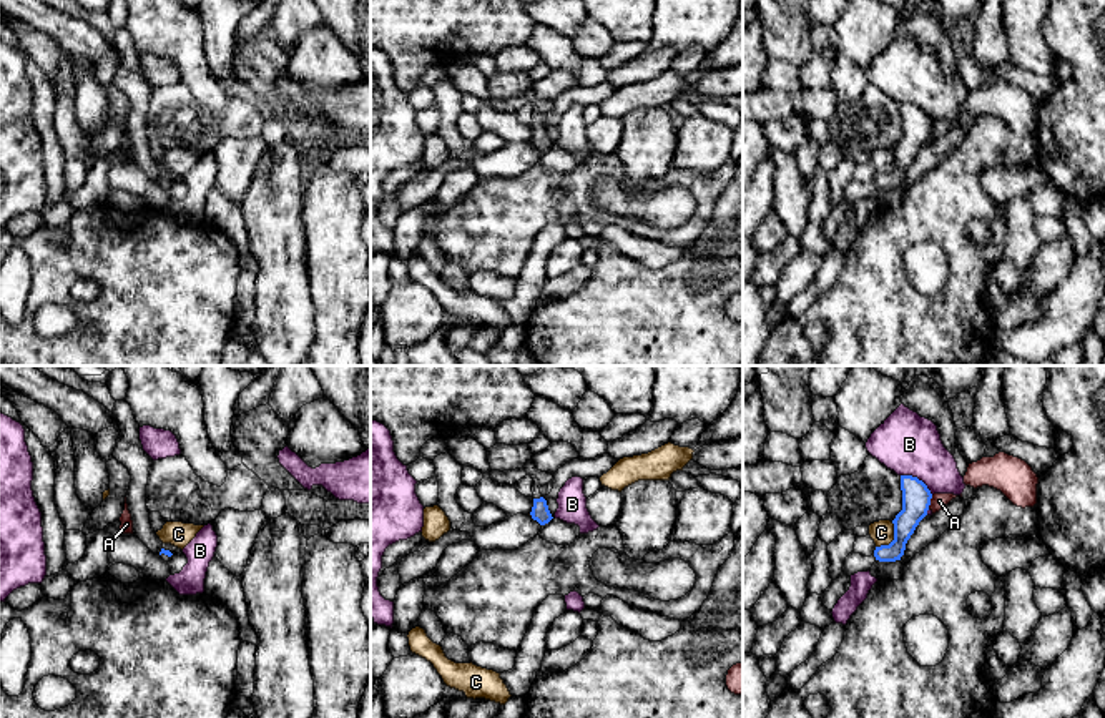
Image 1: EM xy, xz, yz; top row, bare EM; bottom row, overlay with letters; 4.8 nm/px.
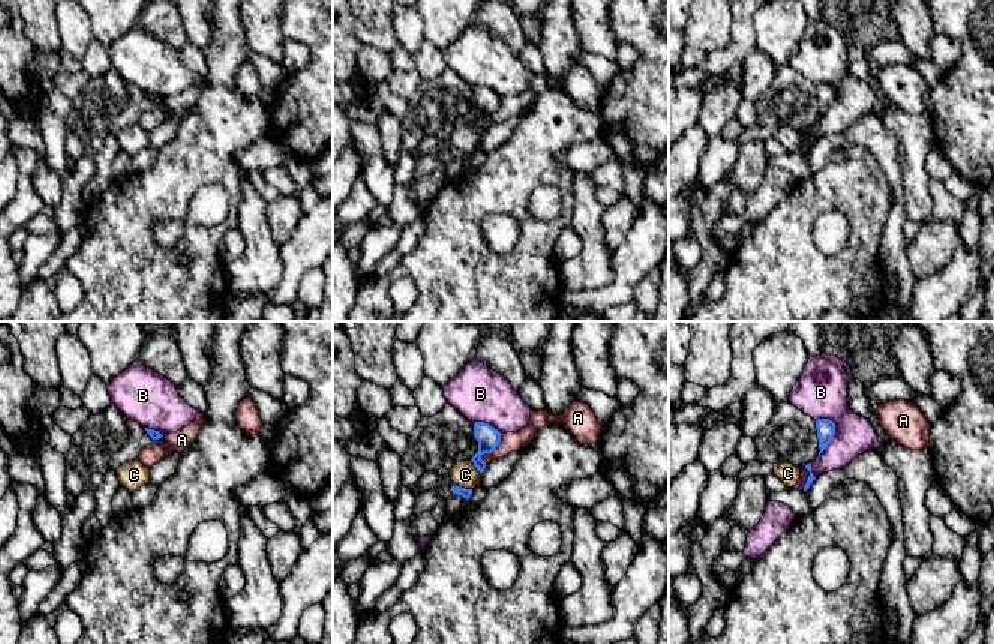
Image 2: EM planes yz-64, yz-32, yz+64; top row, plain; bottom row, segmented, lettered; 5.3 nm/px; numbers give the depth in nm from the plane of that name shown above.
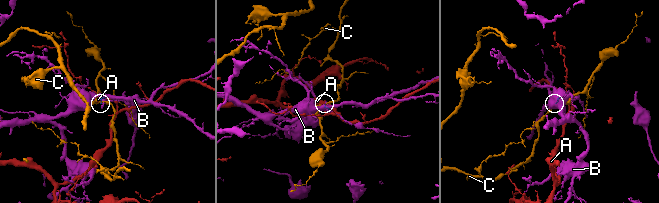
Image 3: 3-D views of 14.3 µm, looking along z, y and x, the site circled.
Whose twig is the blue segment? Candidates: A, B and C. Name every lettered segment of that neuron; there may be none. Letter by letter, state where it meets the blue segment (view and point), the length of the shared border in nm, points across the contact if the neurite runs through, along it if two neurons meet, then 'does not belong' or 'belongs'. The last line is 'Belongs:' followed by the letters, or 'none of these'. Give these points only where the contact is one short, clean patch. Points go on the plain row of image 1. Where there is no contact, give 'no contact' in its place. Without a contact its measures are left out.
A: meets blue in yz at (929, 130); contact 70 nm long; border along yz (933, 123), (928, 135); does not belong
B: meets blue in yz at (916, 105); contact 190 nm long; does not belong
C: meets blue in yz at (894, 167); contact 150 nm long; border along yz (893, 150), (893, 167), (876, 175); does not belong
Belongs: none of these

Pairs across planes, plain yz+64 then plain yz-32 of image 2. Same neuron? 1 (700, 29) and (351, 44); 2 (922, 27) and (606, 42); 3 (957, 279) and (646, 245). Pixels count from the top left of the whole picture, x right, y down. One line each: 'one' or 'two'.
1: two
2: one
3: one

